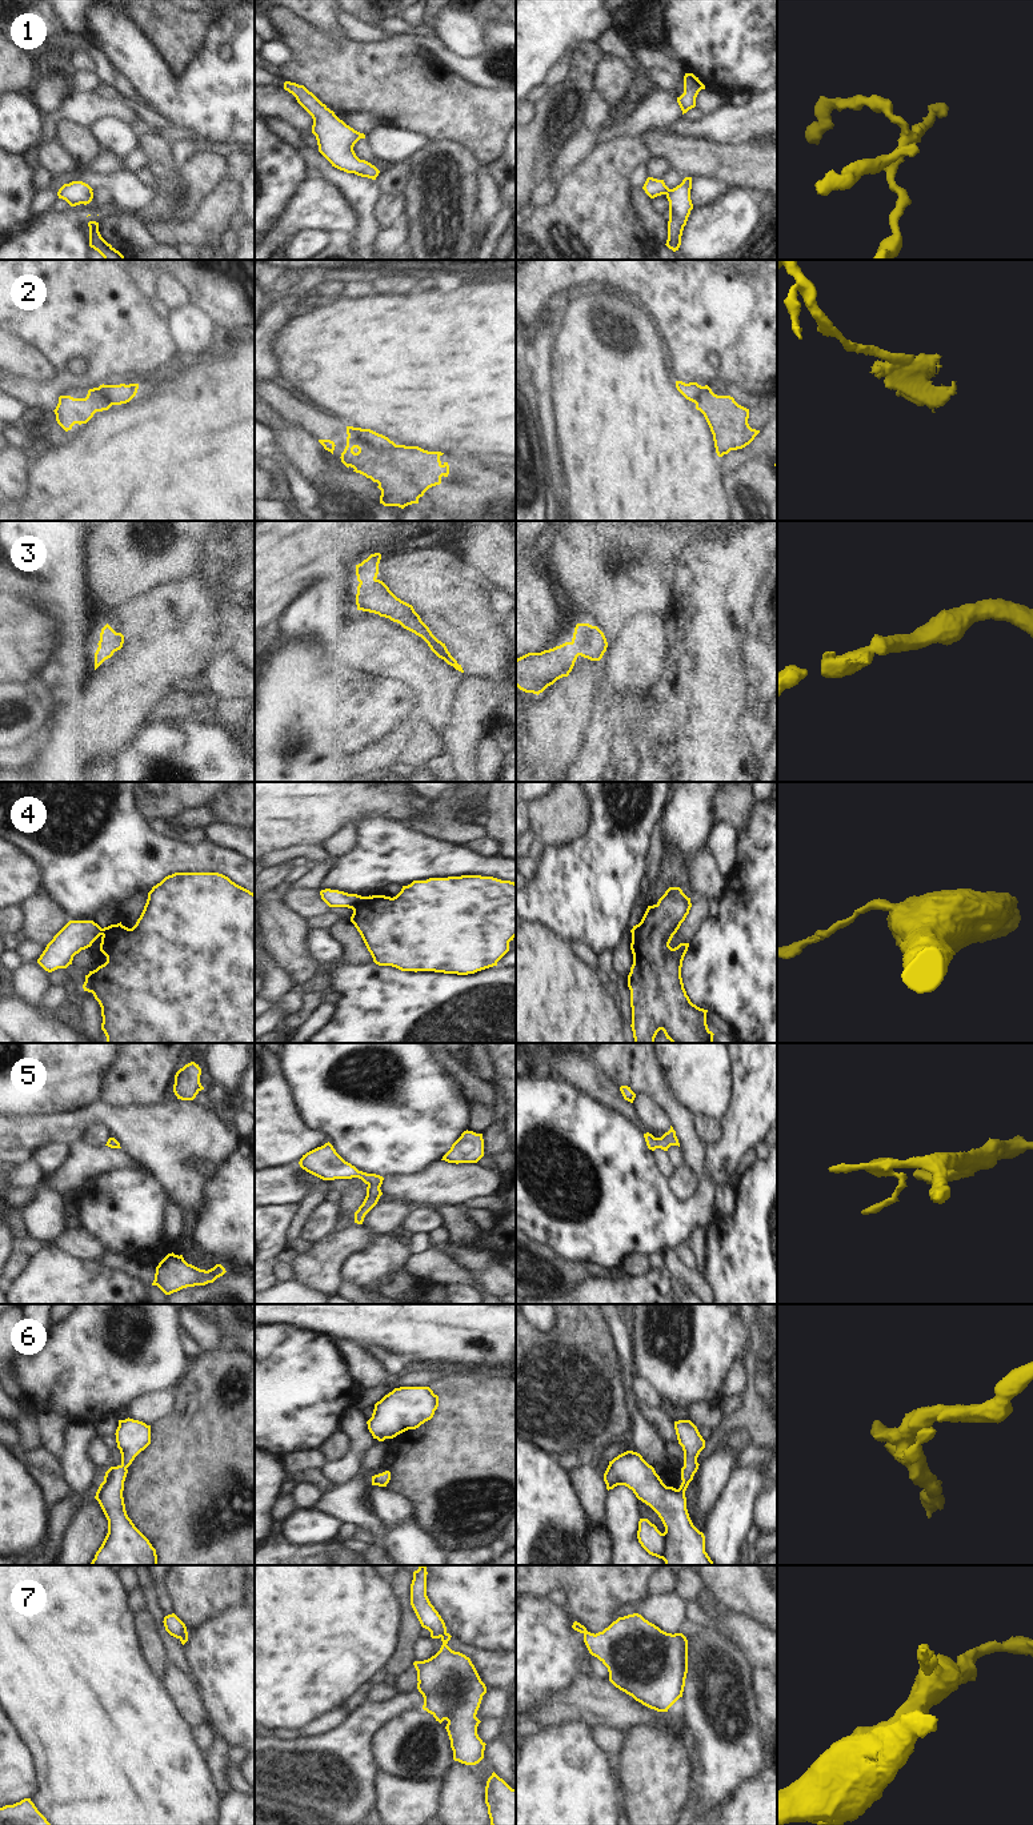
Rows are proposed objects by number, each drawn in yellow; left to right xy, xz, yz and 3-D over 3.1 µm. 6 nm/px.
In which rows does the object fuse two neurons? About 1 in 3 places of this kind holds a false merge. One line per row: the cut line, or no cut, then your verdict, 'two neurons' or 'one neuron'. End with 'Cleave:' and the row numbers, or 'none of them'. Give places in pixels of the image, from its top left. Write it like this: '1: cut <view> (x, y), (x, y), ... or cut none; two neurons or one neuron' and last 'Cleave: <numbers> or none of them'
1: cut none; one neuron
2: cut xz (348, 434), (377, 449), (391, 449), (396, 445); two neurons
3: cut none; one neuron
4: cut xz (364, 897), (352, 909); two neurons
5: cut none; one neuron
6: cut none; one neuron
7: cut xz (445, 1632), (441, 1637); two neurons
Cleave: 2, 4, 7

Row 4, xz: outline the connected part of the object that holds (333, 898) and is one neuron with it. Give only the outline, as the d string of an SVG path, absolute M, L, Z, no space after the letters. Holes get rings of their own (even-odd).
M331 889L321 890L320 895L329 907L348 907L353 910L364 901L361 895Z

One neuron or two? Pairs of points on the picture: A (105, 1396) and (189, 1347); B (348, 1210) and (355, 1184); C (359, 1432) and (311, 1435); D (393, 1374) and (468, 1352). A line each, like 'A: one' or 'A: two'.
A: two
B: one
C: two
D: two

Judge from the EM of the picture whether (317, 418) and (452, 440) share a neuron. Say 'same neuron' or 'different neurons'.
different neurons

